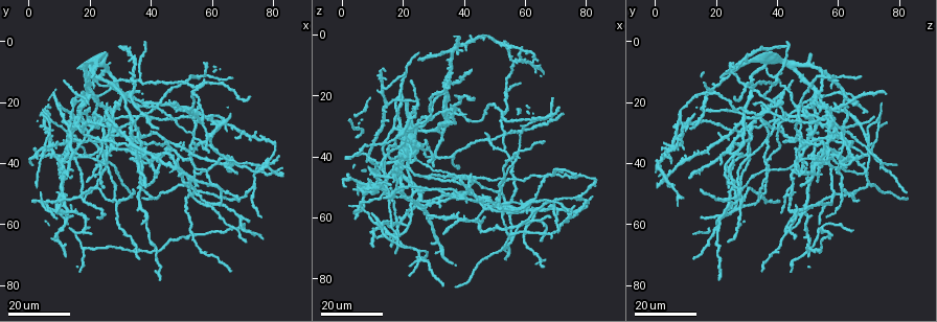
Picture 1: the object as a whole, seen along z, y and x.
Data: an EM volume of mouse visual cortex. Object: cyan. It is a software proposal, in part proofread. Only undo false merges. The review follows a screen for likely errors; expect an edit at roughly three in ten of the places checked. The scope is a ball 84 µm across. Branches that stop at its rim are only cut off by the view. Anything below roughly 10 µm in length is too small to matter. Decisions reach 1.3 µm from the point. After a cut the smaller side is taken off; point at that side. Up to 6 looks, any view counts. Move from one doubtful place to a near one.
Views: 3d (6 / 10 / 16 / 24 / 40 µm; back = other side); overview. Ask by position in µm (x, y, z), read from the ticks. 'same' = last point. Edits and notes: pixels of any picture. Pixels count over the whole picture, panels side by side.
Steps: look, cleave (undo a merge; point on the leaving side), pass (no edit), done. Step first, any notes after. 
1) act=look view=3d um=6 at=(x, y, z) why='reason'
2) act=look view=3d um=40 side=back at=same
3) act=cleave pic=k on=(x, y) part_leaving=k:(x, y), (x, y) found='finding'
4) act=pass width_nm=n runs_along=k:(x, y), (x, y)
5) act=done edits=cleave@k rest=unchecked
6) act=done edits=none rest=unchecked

act=look view=3d um=16 at=(59, 25, 55) why='two arms in line, one across'

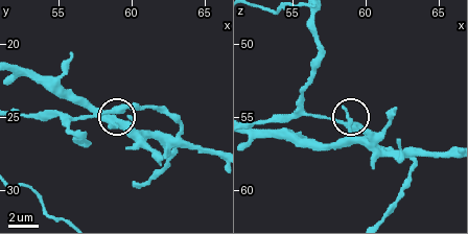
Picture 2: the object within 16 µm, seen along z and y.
act=look view=3d um=10 at=(59.2, 24.6, 55.6)

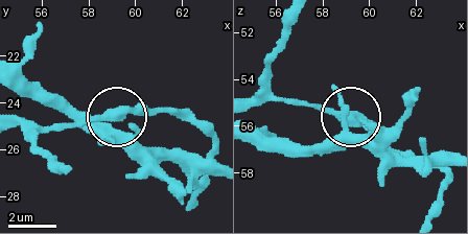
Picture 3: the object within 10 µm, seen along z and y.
act=pass arms=3 found='one cell here'

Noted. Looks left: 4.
act=look view=3d um=24 at=(46, 36, 56) why='arms part here'

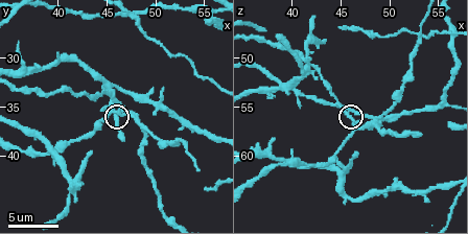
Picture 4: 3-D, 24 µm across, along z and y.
act=look view=3d um=10 at=(46.6, 35.6, 57.2) why='zoom in'

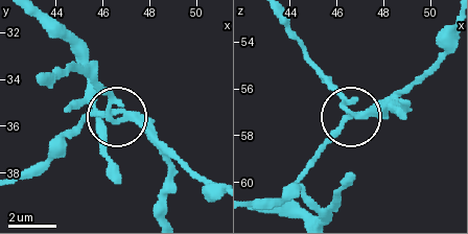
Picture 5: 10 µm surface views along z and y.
act=pass found='one cell here'

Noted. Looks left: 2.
act=look view=3d um=16 at=(74, 42, 53) why='a narrow waist'

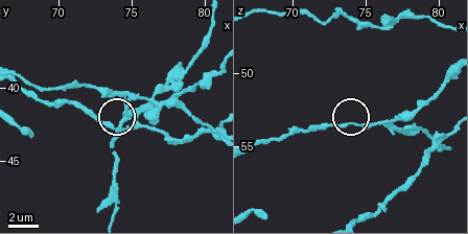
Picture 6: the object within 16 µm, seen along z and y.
act=look view=3d um=6 at=(74.2, 42.8, 53.4)

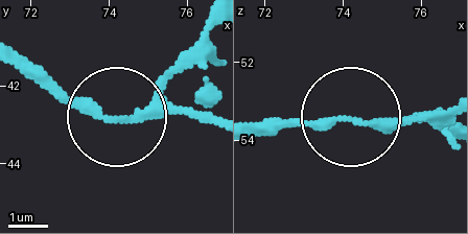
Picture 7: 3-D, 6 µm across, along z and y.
act=pass width_nm=220 found='continuous, no second cell'

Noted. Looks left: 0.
act=done edits=none rest=unchecked

